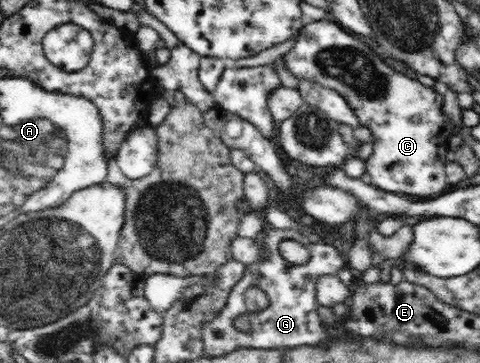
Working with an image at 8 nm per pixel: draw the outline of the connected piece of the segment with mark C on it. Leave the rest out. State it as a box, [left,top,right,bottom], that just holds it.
[282,21,459,199]

